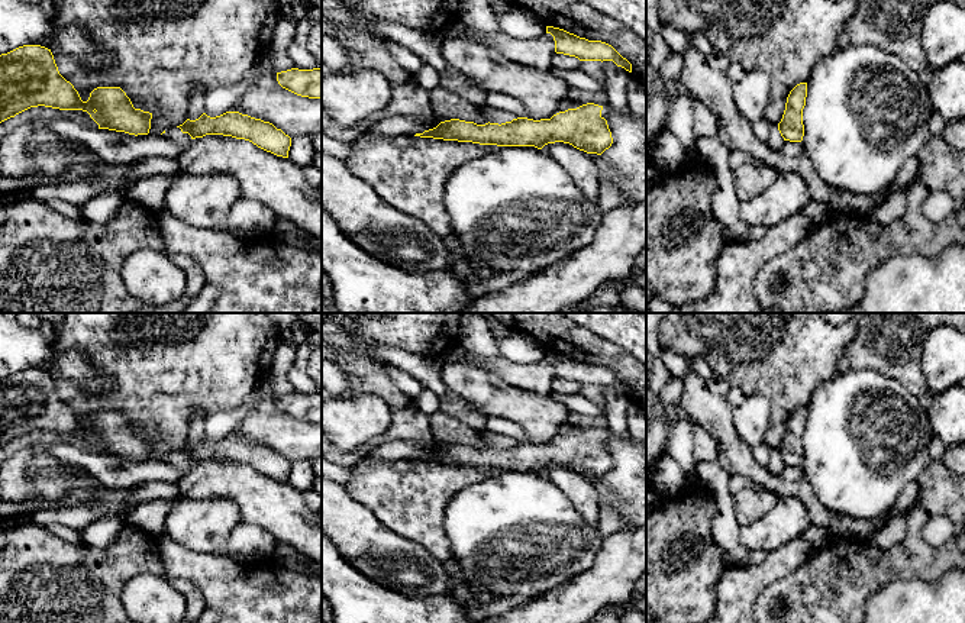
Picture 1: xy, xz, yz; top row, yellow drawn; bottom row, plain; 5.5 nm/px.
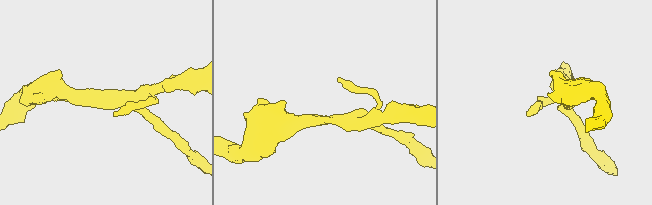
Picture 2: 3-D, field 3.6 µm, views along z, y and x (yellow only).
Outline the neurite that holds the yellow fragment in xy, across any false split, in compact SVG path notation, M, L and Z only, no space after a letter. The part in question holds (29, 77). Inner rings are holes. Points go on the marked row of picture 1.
M23 45L0 55L0 123L30 107L83 110L99 129L148 135L152 113L135 109L120 87L97 87L83 101L58 71L51 49Z

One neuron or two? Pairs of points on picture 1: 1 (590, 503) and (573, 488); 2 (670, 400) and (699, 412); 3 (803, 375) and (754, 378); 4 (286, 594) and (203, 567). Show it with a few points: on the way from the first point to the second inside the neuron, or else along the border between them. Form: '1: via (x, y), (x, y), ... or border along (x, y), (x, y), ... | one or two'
1: via (586, 499), (577, 490) | one
2: border along (681, 378), (683, 389), (678, 403) | two
3: via (791, 377), (765, 377) | one
4: via (265, 594), (242, 594), (223, 583) | one

